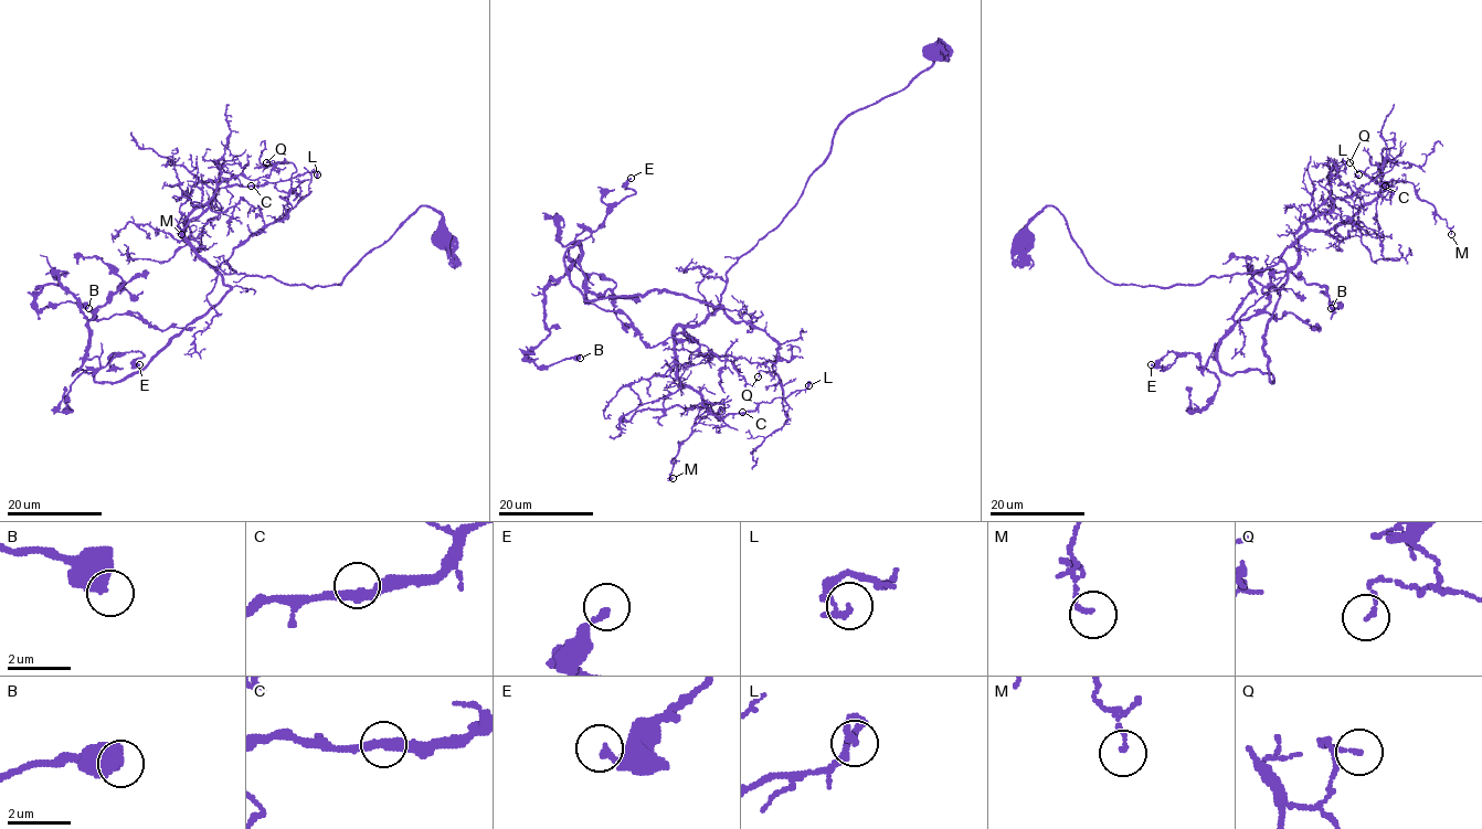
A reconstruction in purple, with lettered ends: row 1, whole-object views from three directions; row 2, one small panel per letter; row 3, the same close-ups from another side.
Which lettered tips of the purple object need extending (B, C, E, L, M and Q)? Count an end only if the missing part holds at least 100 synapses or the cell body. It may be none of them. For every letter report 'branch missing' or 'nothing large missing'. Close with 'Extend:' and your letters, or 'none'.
B: nothing large missing
C: nothing large missing
E: nothing large missing
L: nothing large missing
M: nothing large missing
Q: nothing large missing
Extend: none

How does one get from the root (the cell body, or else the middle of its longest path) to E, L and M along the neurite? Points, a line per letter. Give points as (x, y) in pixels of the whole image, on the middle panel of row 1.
E: (932, 53), (837, 127), (712, 315), (656, 289), (585, 300), (570, 283), (564, 254), (635, 193), (631, 178)
L: (932, 53), (904, 87), (837, 127), (796, 205), (726, 274), (719, 305), (776, 343), (782, 400), (808, 385)
M: (932, 53), (837, 127), (717, 307), (676, 327), (676, 378), (709, 412), (673, 478)

